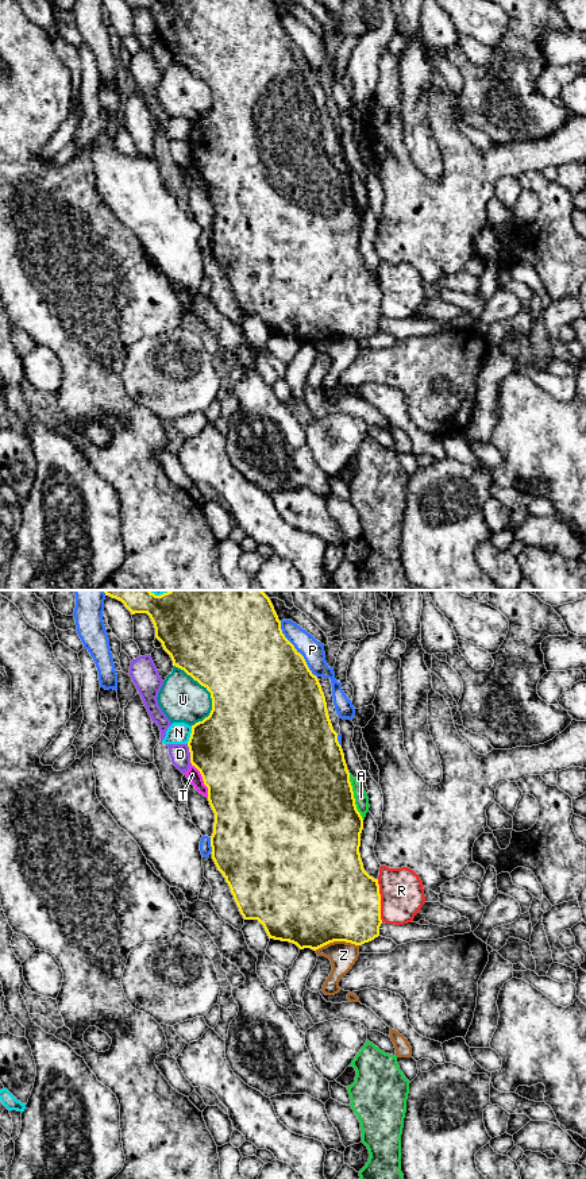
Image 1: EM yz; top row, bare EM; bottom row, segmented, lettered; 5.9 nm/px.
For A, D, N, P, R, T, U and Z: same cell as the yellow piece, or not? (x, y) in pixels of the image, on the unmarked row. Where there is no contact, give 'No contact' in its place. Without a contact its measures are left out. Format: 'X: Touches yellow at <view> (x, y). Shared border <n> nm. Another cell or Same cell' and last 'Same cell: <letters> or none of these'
A: Touches yellow at yz (353, 189). Shared border 320 nm. Another cell
D: Touches yellow at yz (191, 150). Shared border 130 nm. Another cell
N: Touches yellow at yz (191, 130). Shared border 110 nm. Another cell
P: Touches yellow at yz (296, 45). Shared border 400 nm. Another cell
R: Touches yellow at yz (380, 296). Shared border 260 nm. Another cell
T: Touches yellow at yz (203, 174). Shared border 220 nm. Another cell
U: Touches yellow at yz (211, 89). Shared border 380 nm. Another cell
Z: Touches yellow at yz (336, 335). Shared border 260 nm. Another cell
Same cell: none of these

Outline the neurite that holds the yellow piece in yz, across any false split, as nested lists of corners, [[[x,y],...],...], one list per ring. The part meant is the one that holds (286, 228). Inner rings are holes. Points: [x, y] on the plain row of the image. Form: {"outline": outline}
{"outline": [[[124,0],[131,9],[147,8],[155,23],[155,32],[162,38],[163,45],[170,50],[173,61],[184,65],[201,81],[212,93],[212,105],[203,116],[192,120],[188,136],[190,158],[194,161],[208,182],[208,196],[215,208],[213,228],[211,231],[212,254],[217,265],[225,273],[234,294],[244,315],[258,315],[269,334],[289,336],[300,344],[313,346],[334,338],[346,336],[362,340],[379,331],[381,289],[378,274],[370,271],[359,248],[363,213],[356,204],[350,167],[344,155],[338,128],[334,126],[324,88],[316,70],[309,65],[304,51],[285,32],[281,16],[273,0]]]}

